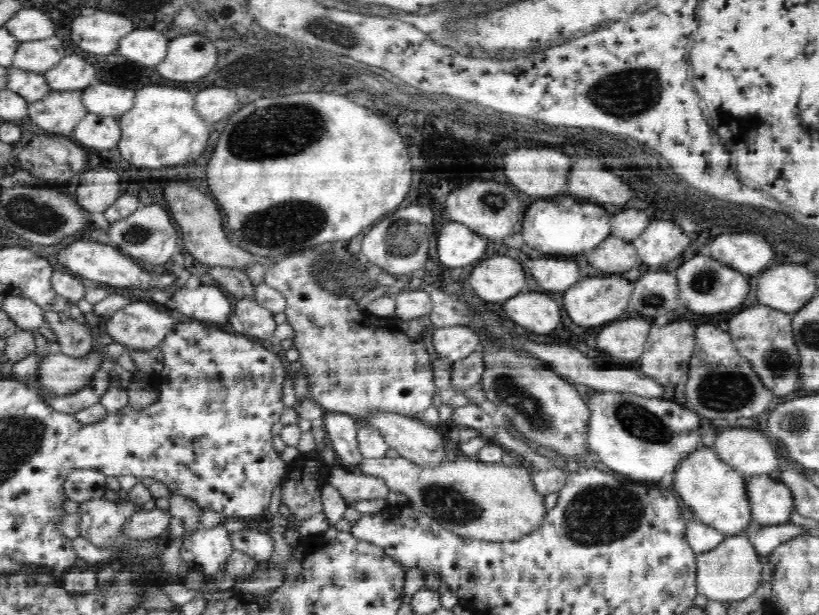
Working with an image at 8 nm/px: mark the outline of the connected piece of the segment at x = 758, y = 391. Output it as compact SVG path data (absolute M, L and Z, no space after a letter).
M702 324L695 332L695 349L692 353L686 384L686 404L684 406L700 415L702 420L728 420L750 418L758 414L766 414L770 402L774 400L772 393L753 373L748 360L734 346L728 330L720 330L712 324Z

